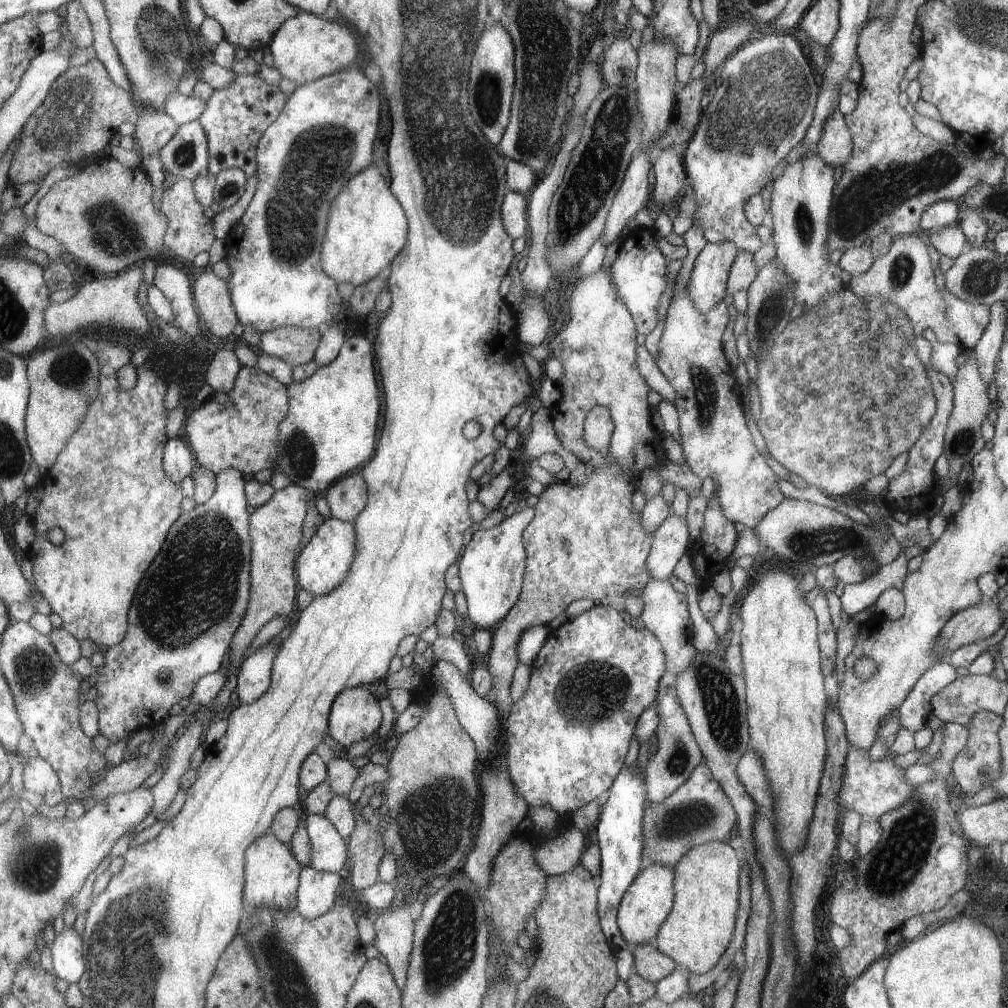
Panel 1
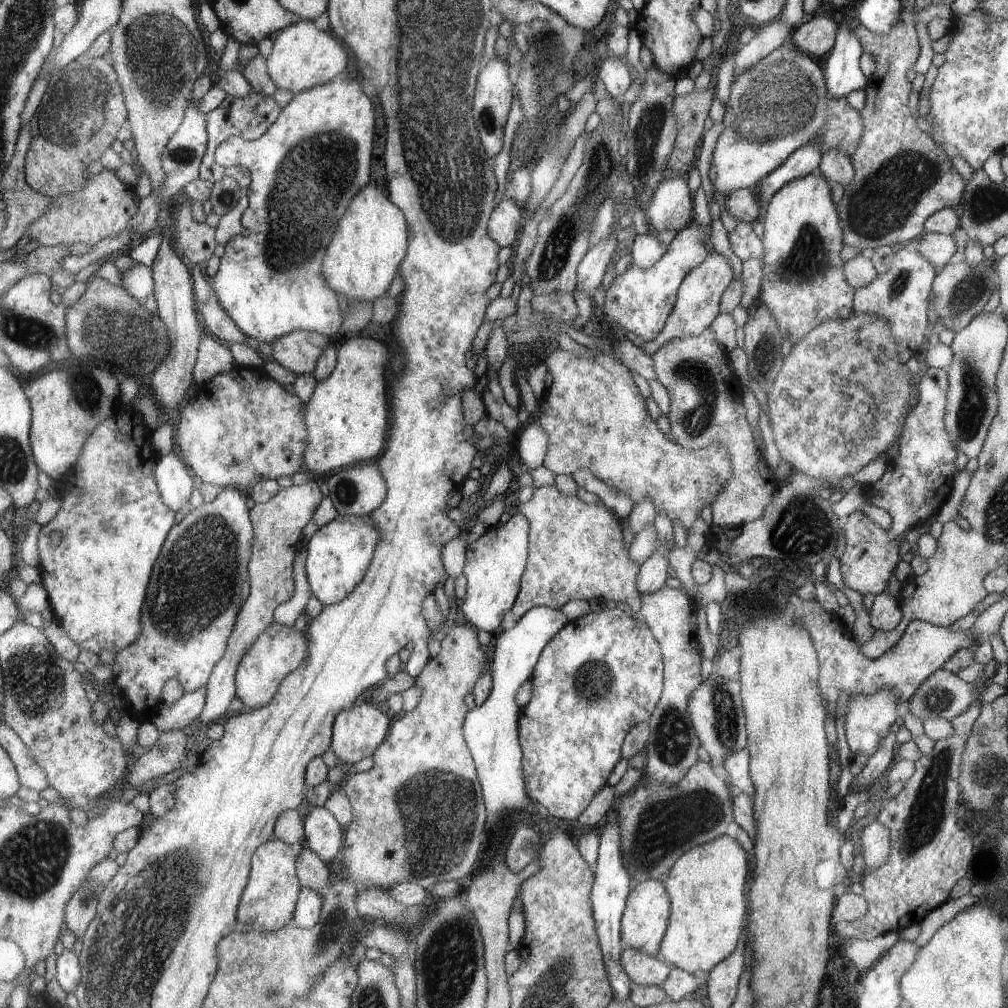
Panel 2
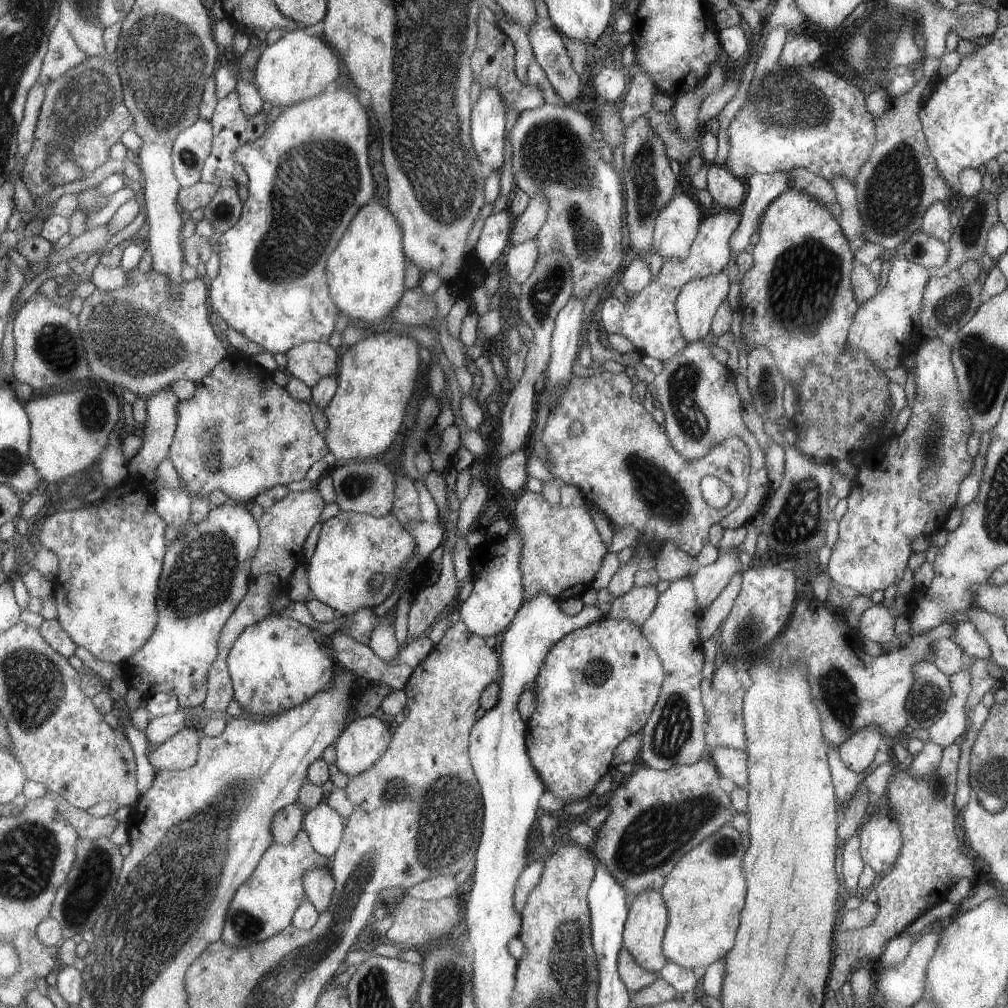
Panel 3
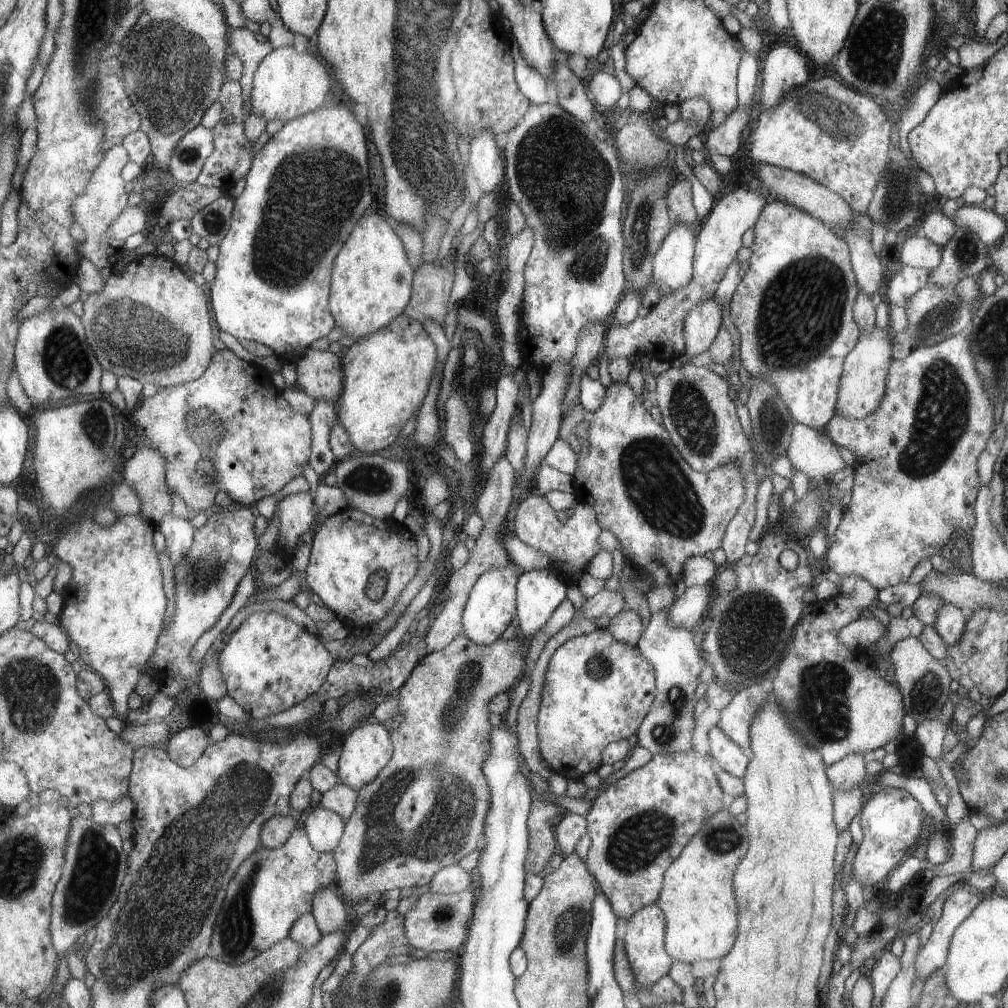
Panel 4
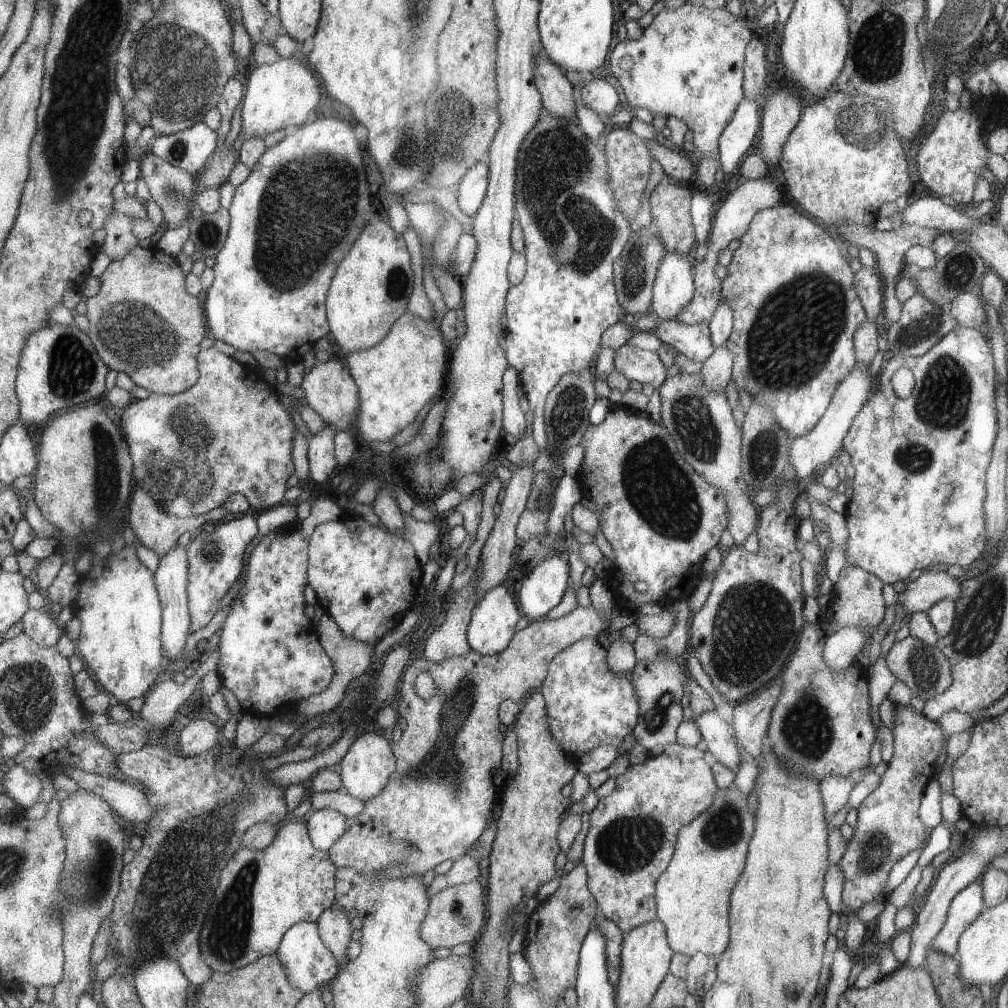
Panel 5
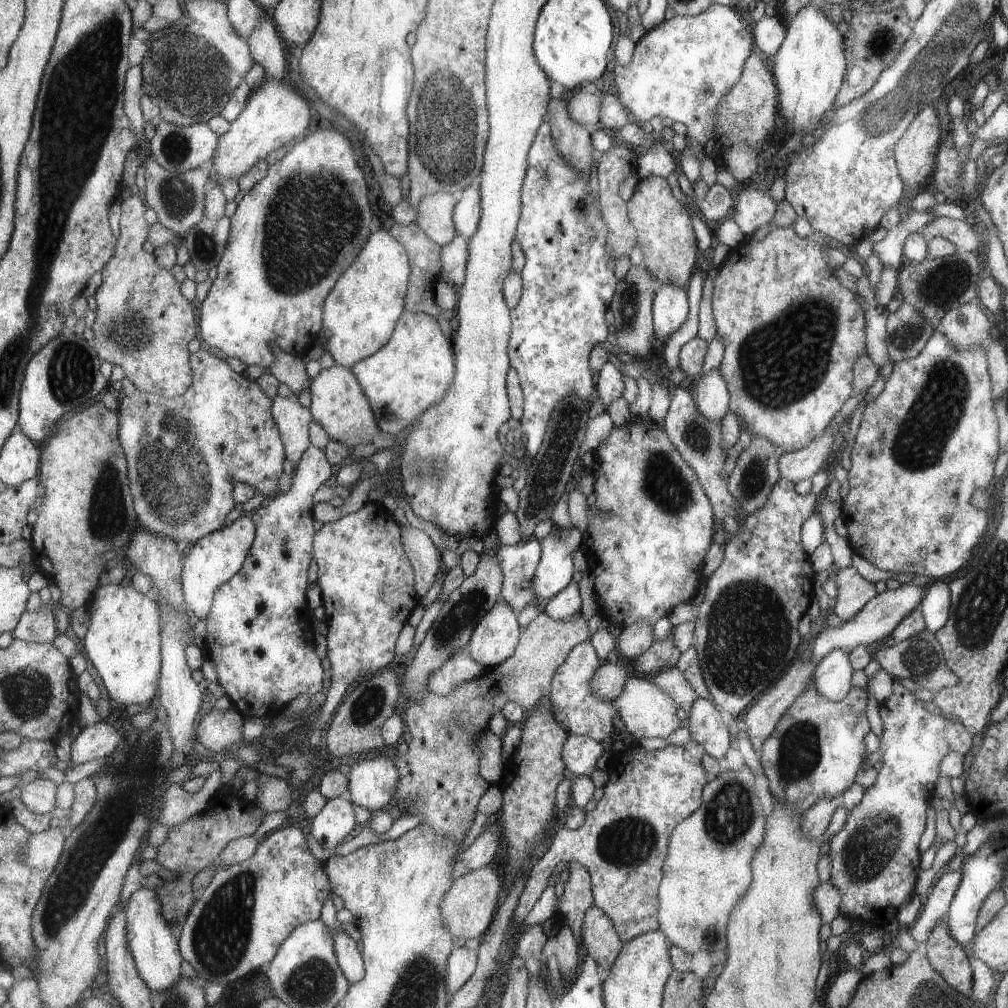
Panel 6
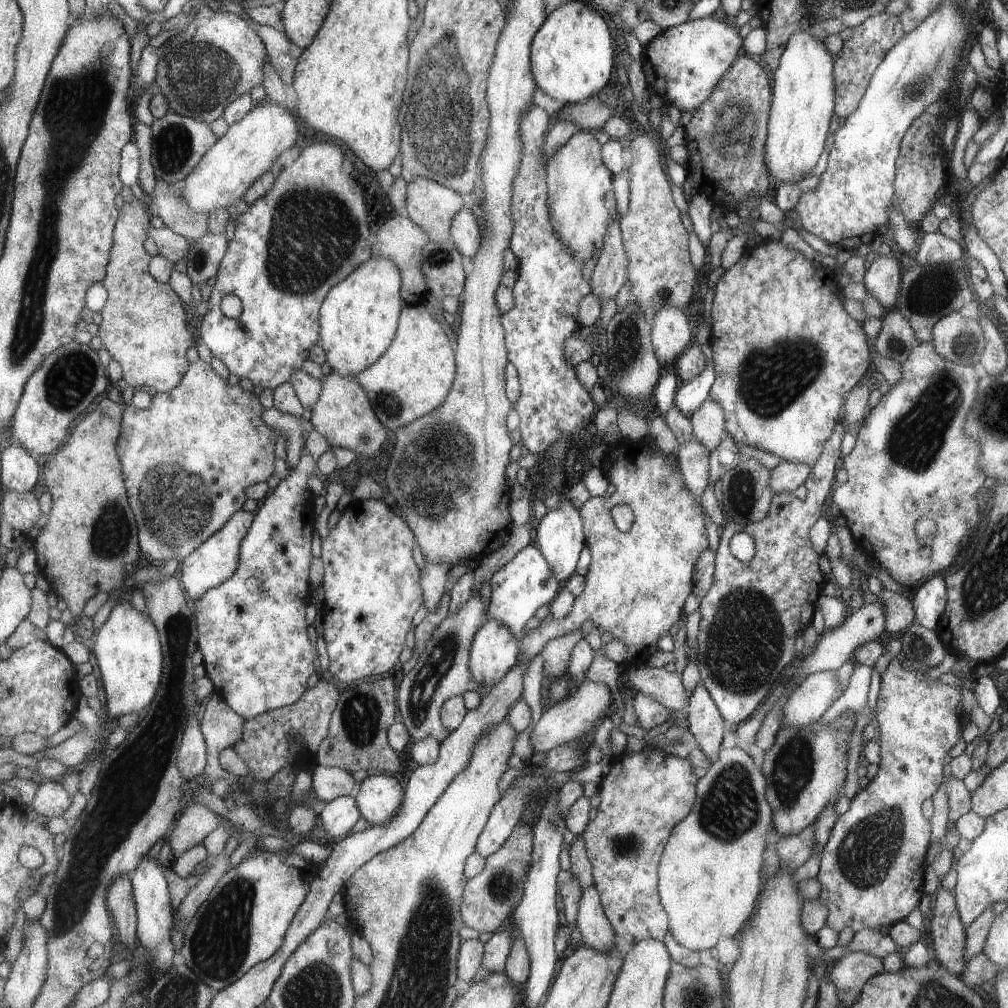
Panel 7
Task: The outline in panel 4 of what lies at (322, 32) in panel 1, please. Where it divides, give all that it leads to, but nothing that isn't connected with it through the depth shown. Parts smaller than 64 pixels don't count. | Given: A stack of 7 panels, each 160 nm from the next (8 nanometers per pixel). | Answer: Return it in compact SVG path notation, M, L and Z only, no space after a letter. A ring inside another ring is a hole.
M293 47L274 49L259 65L254 76L251 112L265 120L281 120L285 123L304 114L316 111L325 104L331 92L331 73L319 58L306 51L297 52Z

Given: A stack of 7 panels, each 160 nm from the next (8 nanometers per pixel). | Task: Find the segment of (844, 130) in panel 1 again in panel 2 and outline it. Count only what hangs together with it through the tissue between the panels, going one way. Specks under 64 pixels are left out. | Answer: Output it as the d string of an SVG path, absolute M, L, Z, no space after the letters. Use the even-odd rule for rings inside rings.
M831 146L822 152L817 167L820 175L826 179L829 185L832 186L837 182L842 187L846 187L852 182L854 175L852 161L851 158L843 156L836 148L837 146Z

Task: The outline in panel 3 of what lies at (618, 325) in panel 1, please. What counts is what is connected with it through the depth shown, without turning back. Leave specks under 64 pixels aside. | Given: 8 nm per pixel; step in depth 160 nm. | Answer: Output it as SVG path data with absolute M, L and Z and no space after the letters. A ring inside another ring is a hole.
M604 370L598 376L574 376L566 385L568 391L560 397L562 401L559 406L551 409L543 429L542 441L550 450L550 464L547 466L556 478L578 487L588 507L594 505L604 512L613 530L629 525L637 530L639 537L647 541L651 550L657 550L665 541L673 541L677 548L695 557L709 542L707 530L711 524L717 524L741 504L748 488L750 451L742 439L729 437L712 447L710 452L699 460L684 459L671 446L665 426L657 424L651 414L643 409L642 403L634 397L634 383L633 378L628 378L623 372L616 374ZM575 420L583 424L583 431L578 437L569 432ZM706 474L719 478L731 488L732 497L720 509L711 508L703 500L700 480Z

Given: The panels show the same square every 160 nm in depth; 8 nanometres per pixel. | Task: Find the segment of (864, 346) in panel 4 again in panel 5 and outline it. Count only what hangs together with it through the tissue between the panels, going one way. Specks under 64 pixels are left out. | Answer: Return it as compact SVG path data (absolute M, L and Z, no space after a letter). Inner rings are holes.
M856 363L855 368L851 370L847 378L839 384L833 398L831 398L829 408L822 414L818 424L809 433L792 440L787 466L790 465L795 478L800 482L803 483L815 478L817 473L828 464L828 461L842 449L842 440L846 436L847 429L850 428L851 421L854 420L858 410L867 400L867 392L869 392L869 384L871 384L871 379L867 375L867 368Z

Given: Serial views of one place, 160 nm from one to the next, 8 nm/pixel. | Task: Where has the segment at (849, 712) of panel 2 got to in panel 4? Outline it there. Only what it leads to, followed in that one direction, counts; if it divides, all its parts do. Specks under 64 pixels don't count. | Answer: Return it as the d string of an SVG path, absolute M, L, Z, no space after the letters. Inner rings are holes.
M852 753L843 757L833 765L829 765L826 770L826 777L837 788L849 790L855 786L861 786L865 777L865 761L868 757L855 755Z

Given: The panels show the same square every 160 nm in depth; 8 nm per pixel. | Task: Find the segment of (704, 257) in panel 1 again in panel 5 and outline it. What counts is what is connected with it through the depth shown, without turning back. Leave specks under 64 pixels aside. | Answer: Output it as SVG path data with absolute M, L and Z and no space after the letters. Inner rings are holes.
M660 320L656 322L653 333L662 343L669 344L691 361L703 362L714 352L707 321L684 325L673 320Z

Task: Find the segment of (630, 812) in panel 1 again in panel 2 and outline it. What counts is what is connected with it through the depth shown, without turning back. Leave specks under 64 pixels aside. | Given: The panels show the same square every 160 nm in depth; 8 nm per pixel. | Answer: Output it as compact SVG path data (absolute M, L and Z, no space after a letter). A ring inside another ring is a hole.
M620 816L616 822L609 822L604 827L598 842L597 858L594 860L593 884L590 890L590 905L594 918L598 945L602 954L602 961L605 963L606 975L612 988L612 996L617 1001L625 1001L629 998L629 990L633 984L627 980L626 971L621 966L623 950L621 937L621 918L626 906L626 898L630 894L630 875L622 863L621 838L620 838Z

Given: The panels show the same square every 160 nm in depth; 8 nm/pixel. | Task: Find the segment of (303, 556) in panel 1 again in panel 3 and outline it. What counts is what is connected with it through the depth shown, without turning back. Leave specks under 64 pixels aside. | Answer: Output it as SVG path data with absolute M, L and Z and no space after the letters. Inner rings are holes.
M340 510L336 516L323 523L314 555L309 560L308 577L313 596L345 617L361 609L377 608L391 596L400 569L417 548L418 542L414 535L393 513L384 517L374 517Z

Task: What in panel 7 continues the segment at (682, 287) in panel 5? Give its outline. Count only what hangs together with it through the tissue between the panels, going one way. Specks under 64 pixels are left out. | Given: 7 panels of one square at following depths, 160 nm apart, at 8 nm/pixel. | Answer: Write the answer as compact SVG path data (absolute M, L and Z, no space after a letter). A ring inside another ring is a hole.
M675 306L659 308L650 323L650 340L659 364L670 374L677 356L691 342L686 311Z

